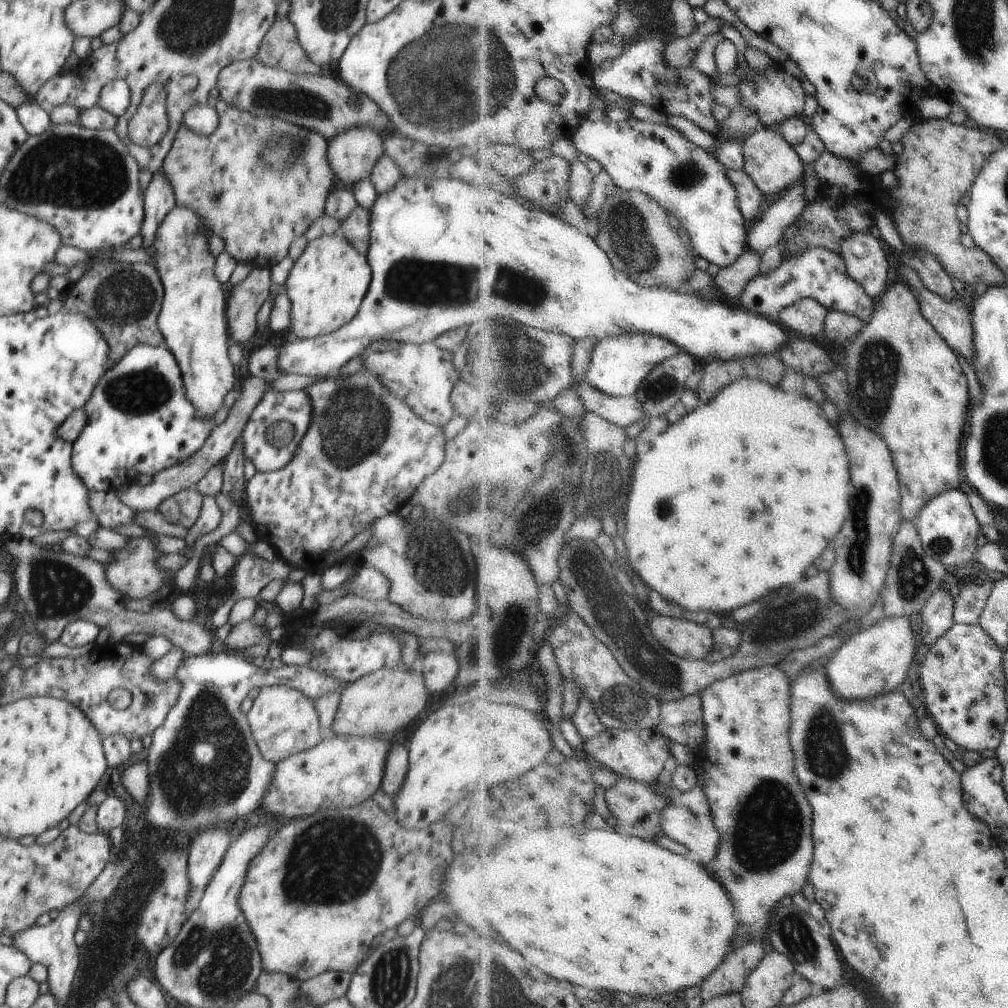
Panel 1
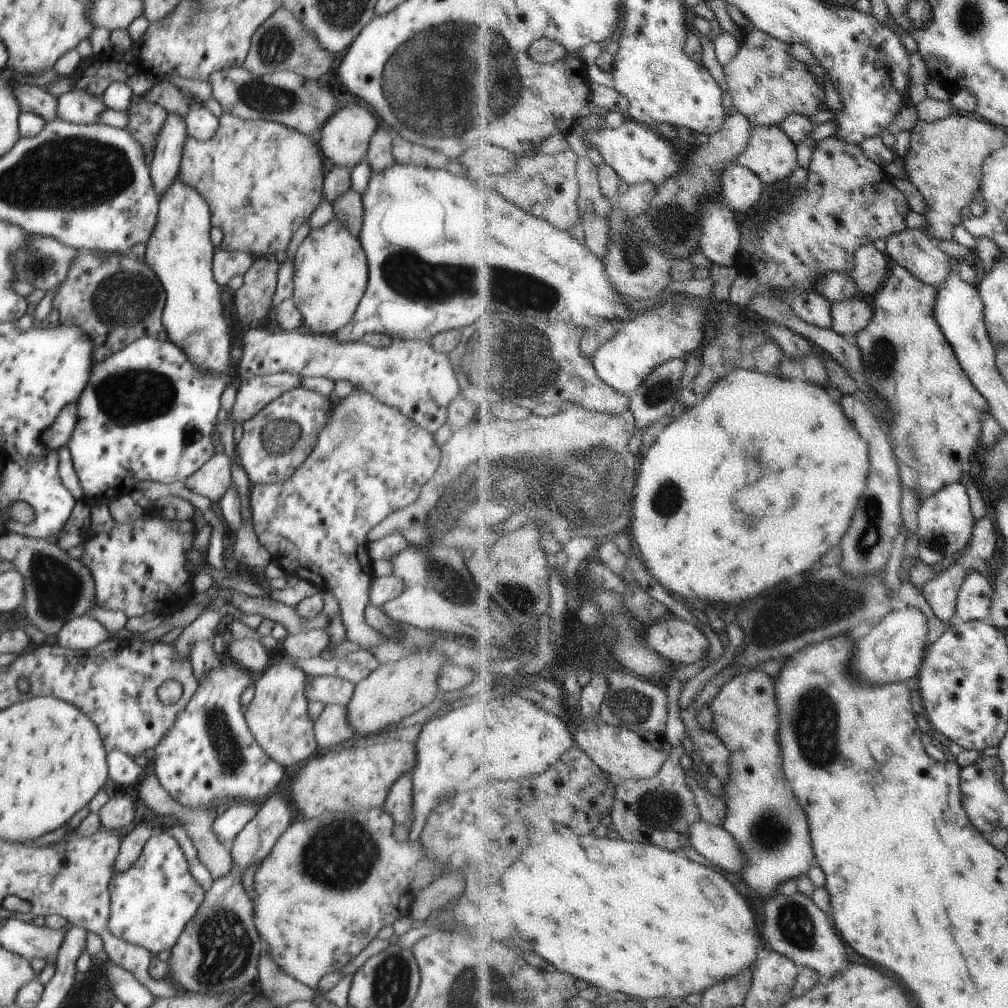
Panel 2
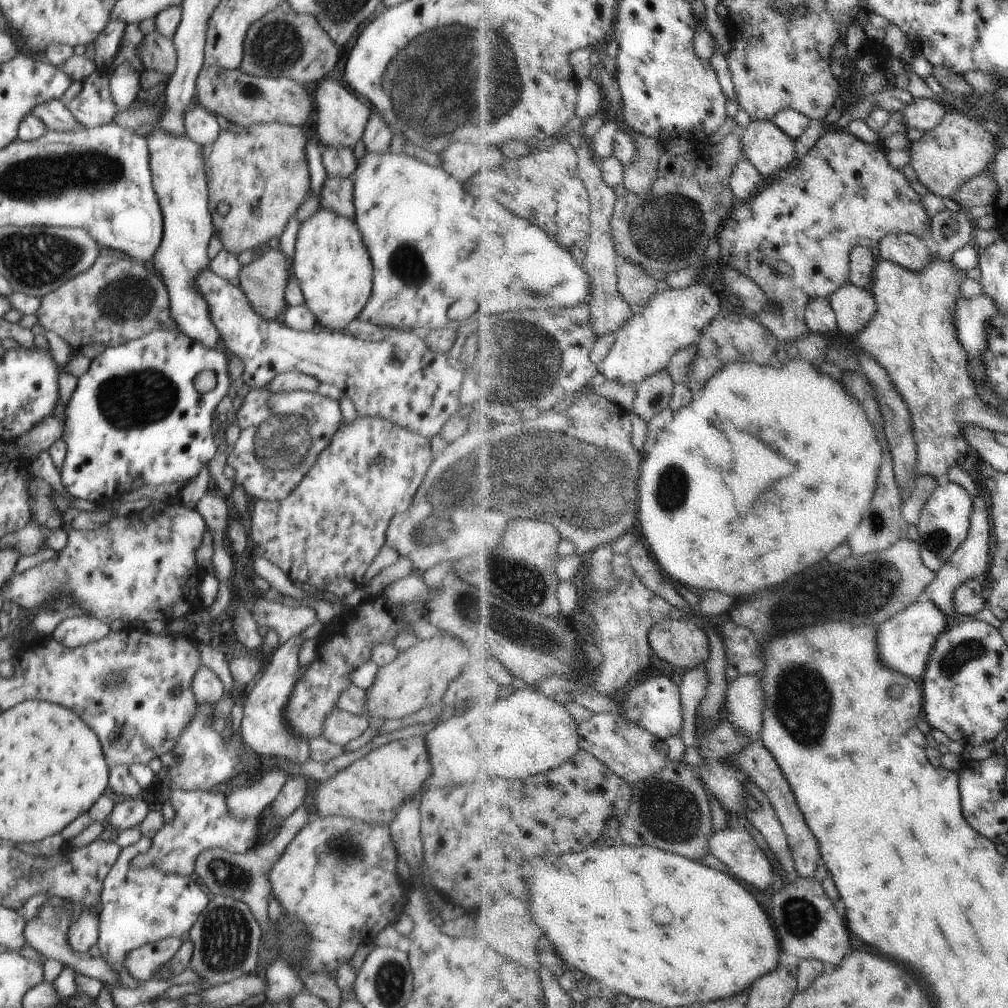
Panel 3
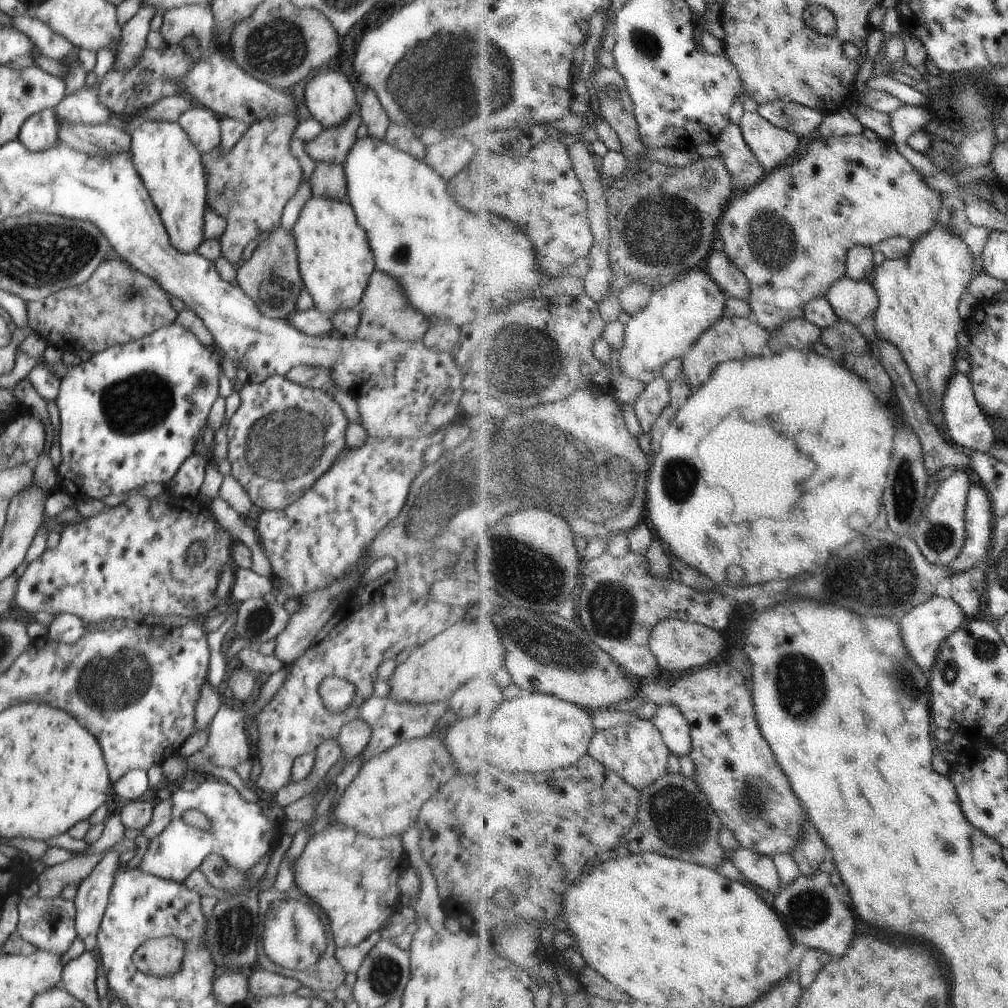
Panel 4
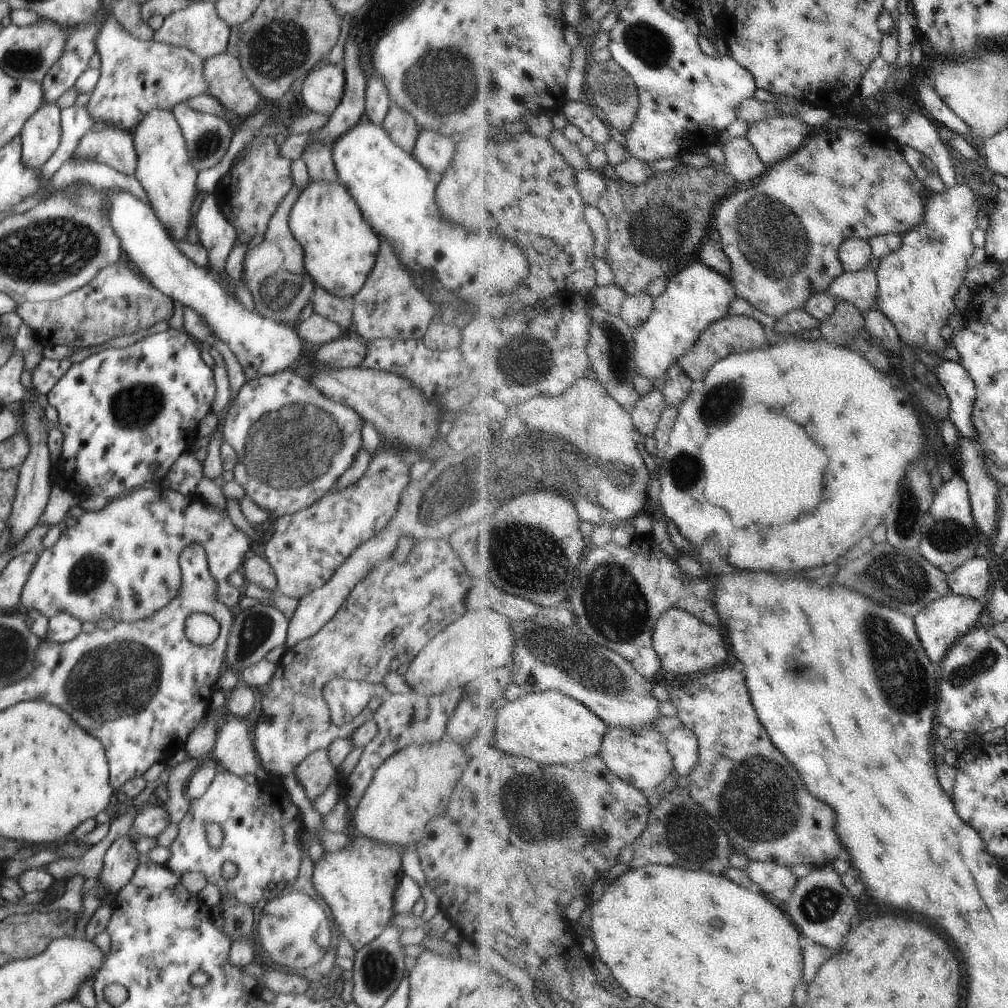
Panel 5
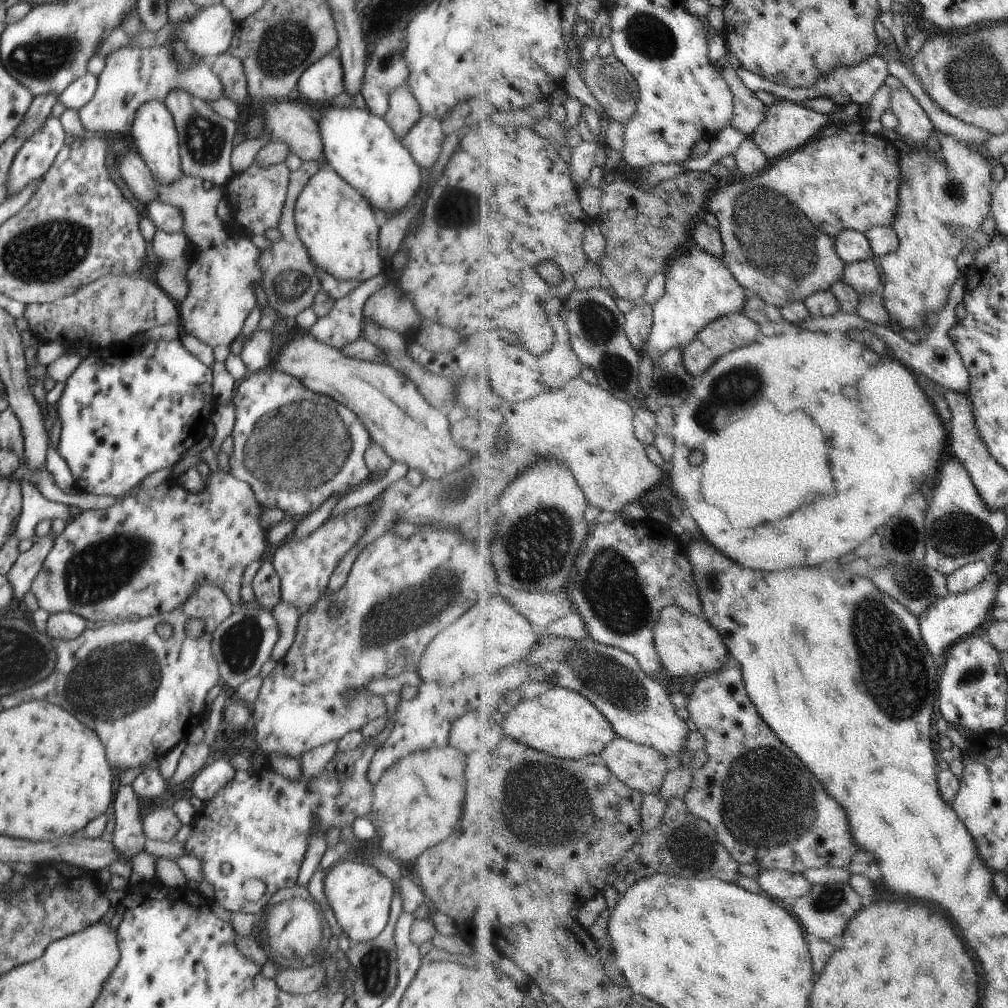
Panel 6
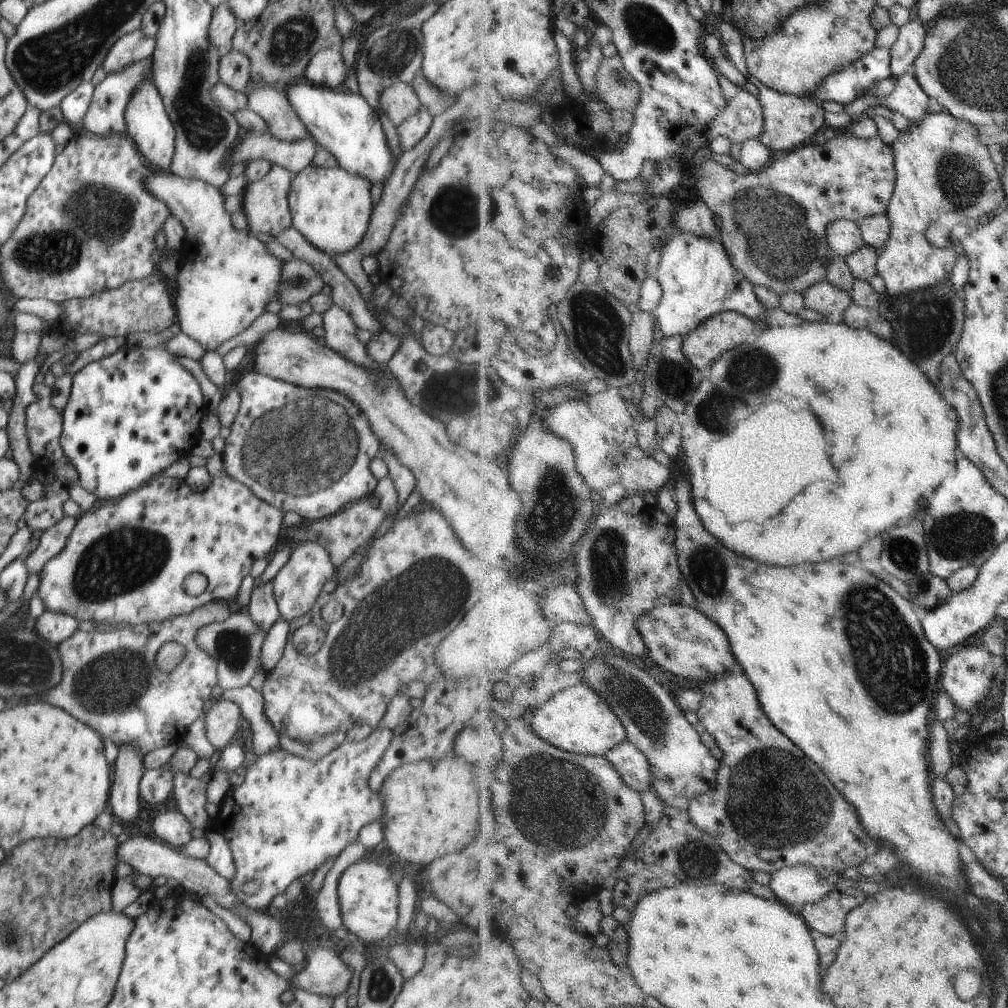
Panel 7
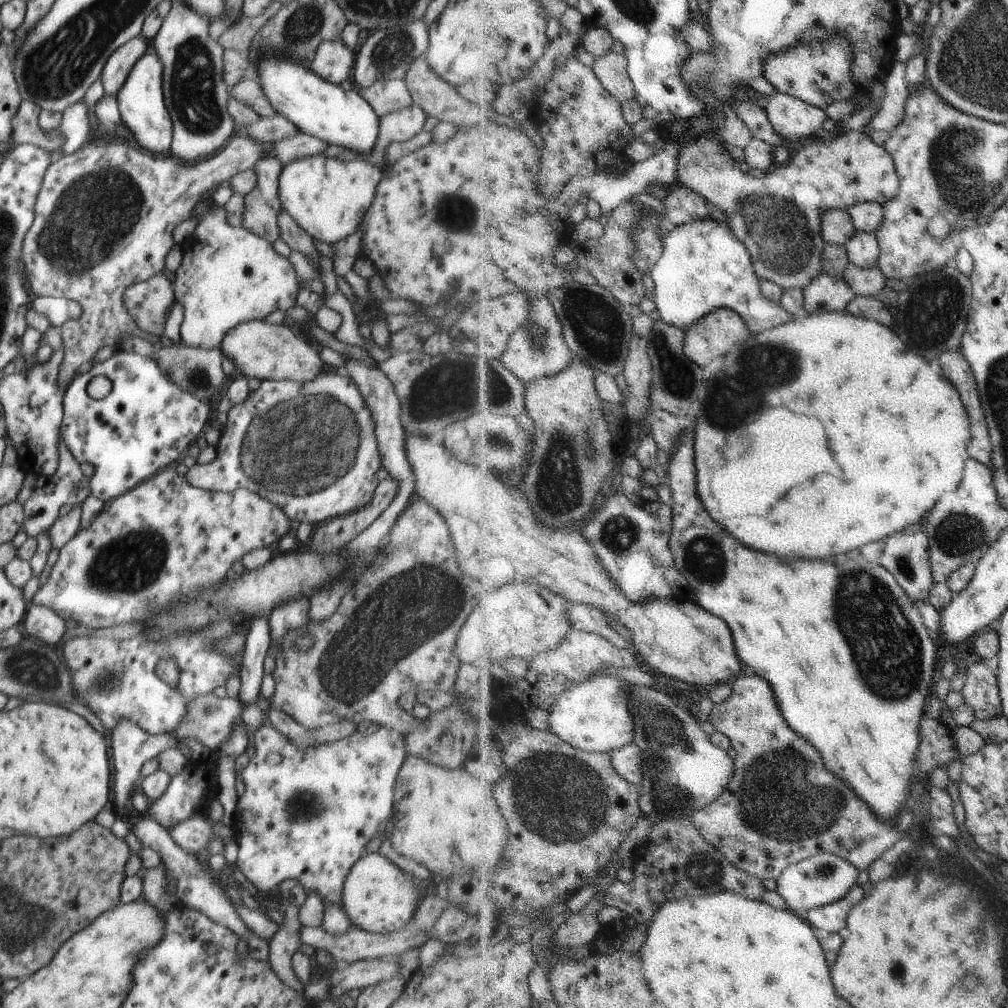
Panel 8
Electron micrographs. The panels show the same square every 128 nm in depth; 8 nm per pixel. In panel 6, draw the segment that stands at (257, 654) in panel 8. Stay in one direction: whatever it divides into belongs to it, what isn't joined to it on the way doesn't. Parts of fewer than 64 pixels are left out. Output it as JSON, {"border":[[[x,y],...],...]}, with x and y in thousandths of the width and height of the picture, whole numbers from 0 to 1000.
{"border":[[[265,556],[260,557],[249,580],[257,603],[269,607],[278,595],[277,571],[272,561]]]}

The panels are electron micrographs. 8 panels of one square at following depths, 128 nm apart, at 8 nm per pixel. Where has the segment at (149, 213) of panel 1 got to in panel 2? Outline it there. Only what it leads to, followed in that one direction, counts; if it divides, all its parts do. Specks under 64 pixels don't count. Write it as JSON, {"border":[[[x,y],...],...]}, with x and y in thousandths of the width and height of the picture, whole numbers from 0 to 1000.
{"border":[[[168,111],[156,135],[153,156],[148,165],[151,183],[158,198],[178,173],[180,153],[186,135],[184,117],[178,113]]]}

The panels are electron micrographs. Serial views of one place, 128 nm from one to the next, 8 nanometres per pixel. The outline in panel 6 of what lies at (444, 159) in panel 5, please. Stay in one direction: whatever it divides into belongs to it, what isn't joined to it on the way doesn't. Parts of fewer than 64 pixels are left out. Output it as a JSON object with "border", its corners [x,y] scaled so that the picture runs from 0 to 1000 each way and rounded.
{"border":[[[421,113],[397,139],[417,168],[427,168],[435,159],[438,146],[446,140],[439,132],[437,119]]]}

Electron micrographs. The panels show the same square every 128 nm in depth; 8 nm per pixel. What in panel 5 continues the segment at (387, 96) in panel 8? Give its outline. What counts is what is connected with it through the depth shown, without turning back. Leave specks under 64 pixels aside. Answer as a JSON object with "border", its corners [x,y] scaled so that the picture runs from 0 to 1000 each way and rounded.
{"border":[[[388,100],[379,125],[384,129],[388,138],[402,150],[411,152],[412,141],[416,132],[412,117],[391,100]]]}

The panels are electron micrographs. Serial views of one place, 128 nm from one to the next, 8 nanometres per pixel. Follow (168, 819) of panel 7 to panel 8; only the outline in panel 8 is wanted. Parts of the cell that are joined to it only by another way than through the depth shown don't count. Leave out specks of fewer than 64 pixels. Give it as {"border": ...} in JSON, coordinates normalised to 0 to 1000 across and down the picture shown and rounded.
{"border":[[[192,810],[167,822],[173,835],[187,847],[196,849],[204,845],[206,835],[214,829],[210,824],[210,816],[201,810]]]}

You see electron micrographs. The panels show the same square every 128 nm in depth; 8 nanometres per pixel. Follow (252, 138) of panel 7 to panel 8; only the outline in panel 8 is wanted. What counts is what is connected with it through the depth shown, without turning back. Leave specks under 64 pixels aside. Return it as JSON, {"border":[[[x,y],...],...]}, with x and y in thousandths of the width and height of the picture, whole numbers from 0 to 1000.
{"border":[[[238,131],[210,156],[183,162],[170,153],[154,154],[140,149],[126,139],[103,139],[95,135],[76,150],[51,162],[43,175],[34,205],[35,217],[24,235],[21,255],[28,286],[34,295],[66,296],[78,300],[82,306],[79,323],[60,324],[64,352],[59,365],[59,384],[65,387],[75,367],[81,361],[91,362],[95,350],[102,343],[115,342],[121,331],[139,331],[139,325],[122,301],[123,289],[155,271],[165,270],[165,253],[174,243],[173,227],[179,221],[188,220],[193,204],[202,195],[233,173],[252,167],[264,154],[276,156],[283,164],[294,158],[321,153],[325,144],[323,140],[304,132],[296,132],[275,142],[259,142]]]}

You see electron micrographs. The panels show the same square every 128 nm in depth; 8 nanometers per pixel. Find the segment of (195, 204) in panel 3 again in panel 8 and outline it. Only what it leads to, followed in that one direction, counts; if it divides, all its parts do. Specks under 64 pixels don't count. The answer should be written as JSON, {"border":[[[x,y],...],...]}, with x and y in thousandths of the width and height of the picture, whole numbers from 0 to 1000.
{"border":[[[153,52],[143,53],[129,68],[121,87],[115,95],[123,122],[133,135],[133,142],[154,154],[169,153],[172,123],[165,107],[162,92],[162,63]]]}

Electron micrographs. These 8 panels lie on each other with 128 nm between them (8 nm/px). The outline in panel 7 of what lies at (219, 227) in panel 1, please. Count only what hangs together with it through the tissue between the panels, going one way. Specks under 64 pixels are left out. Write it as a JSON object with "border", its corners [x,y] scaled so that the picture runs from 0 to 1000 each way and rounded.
{"border":[[[270,164],[267,170],[254,181],[246,182],[241,188],[241,210],[245,214],[246,228],[256,232],[276,234],[281,228],[290,224],[289,210],[285,192],[291,174],[278,164]]]}

